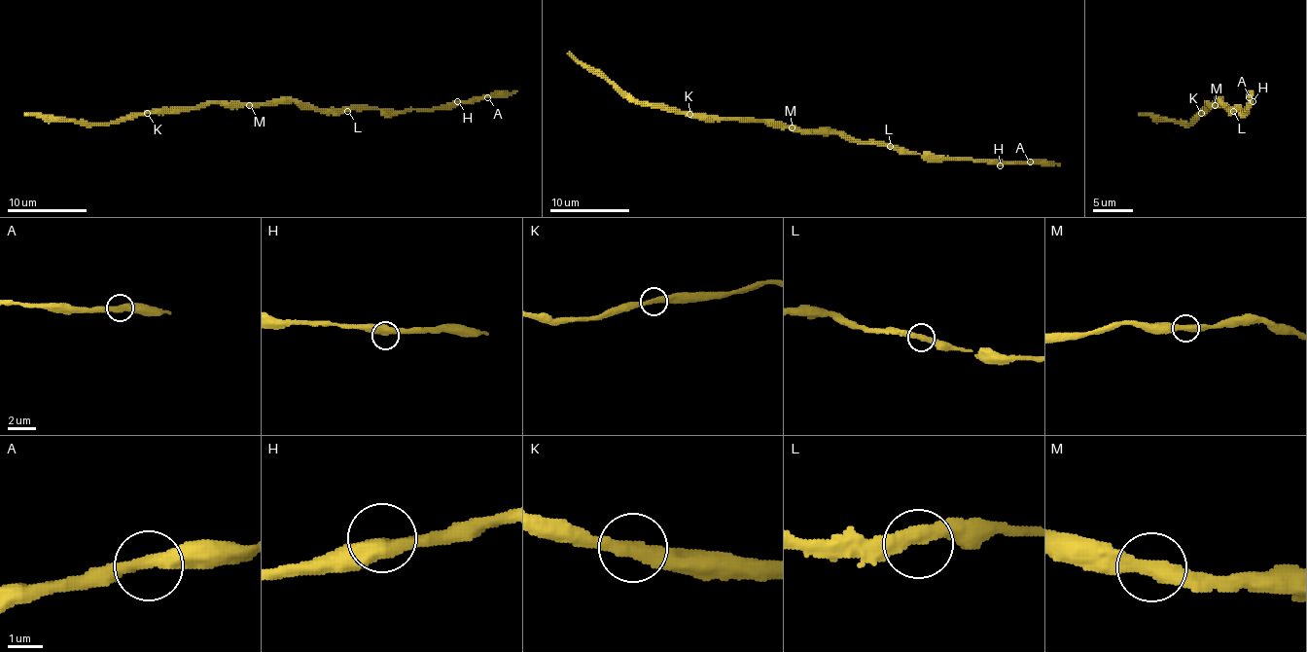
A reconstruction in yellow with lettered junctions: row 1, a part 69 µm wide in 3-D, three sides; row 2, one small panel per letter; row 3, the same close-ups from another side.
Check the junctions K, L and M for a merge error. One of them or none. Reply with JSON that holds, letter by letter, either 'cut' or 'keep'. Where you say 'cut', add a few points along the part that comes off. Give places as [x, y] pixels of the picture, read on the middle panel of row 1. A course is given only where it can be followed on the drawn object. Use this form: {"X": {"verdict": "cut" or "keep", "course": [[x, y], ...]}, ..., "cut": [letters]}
{"K": {"verdict": "keep"}, "L": {"verdict": "keep"}, "M": {"verdict": "keep"}, "cut": []}

